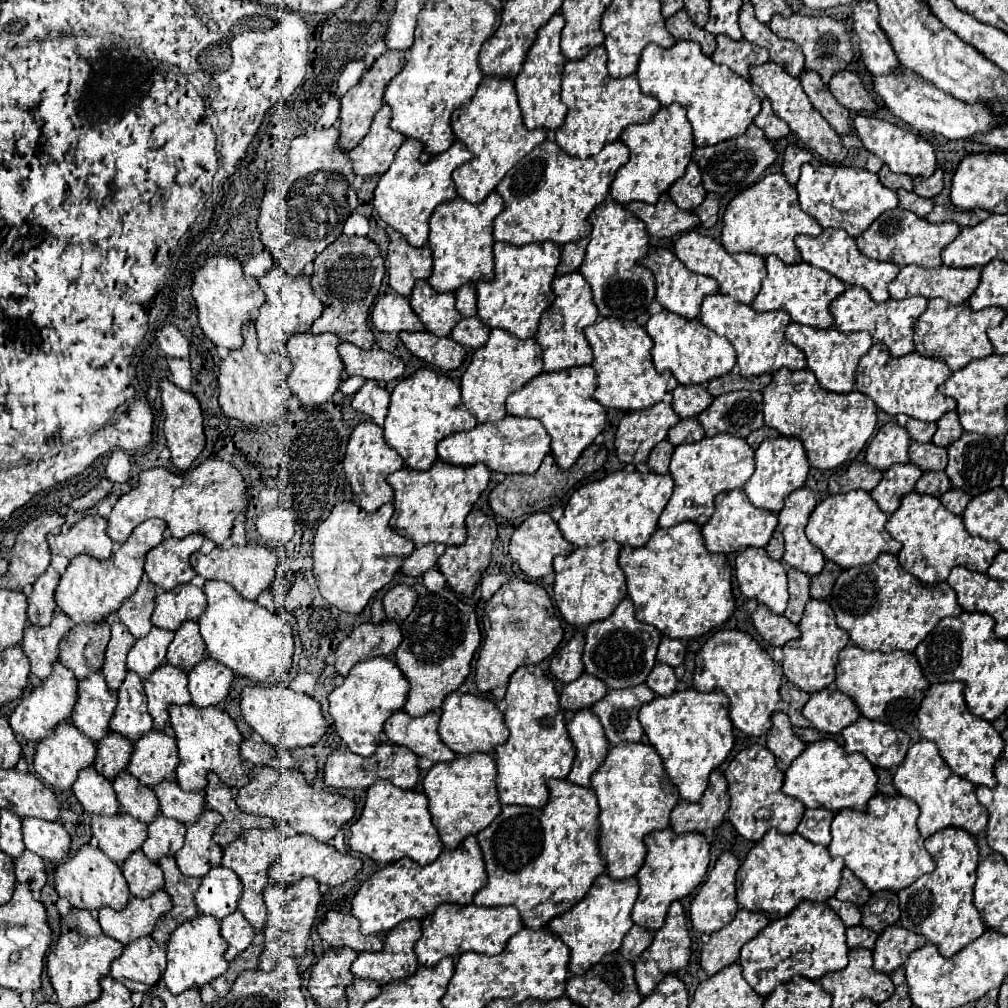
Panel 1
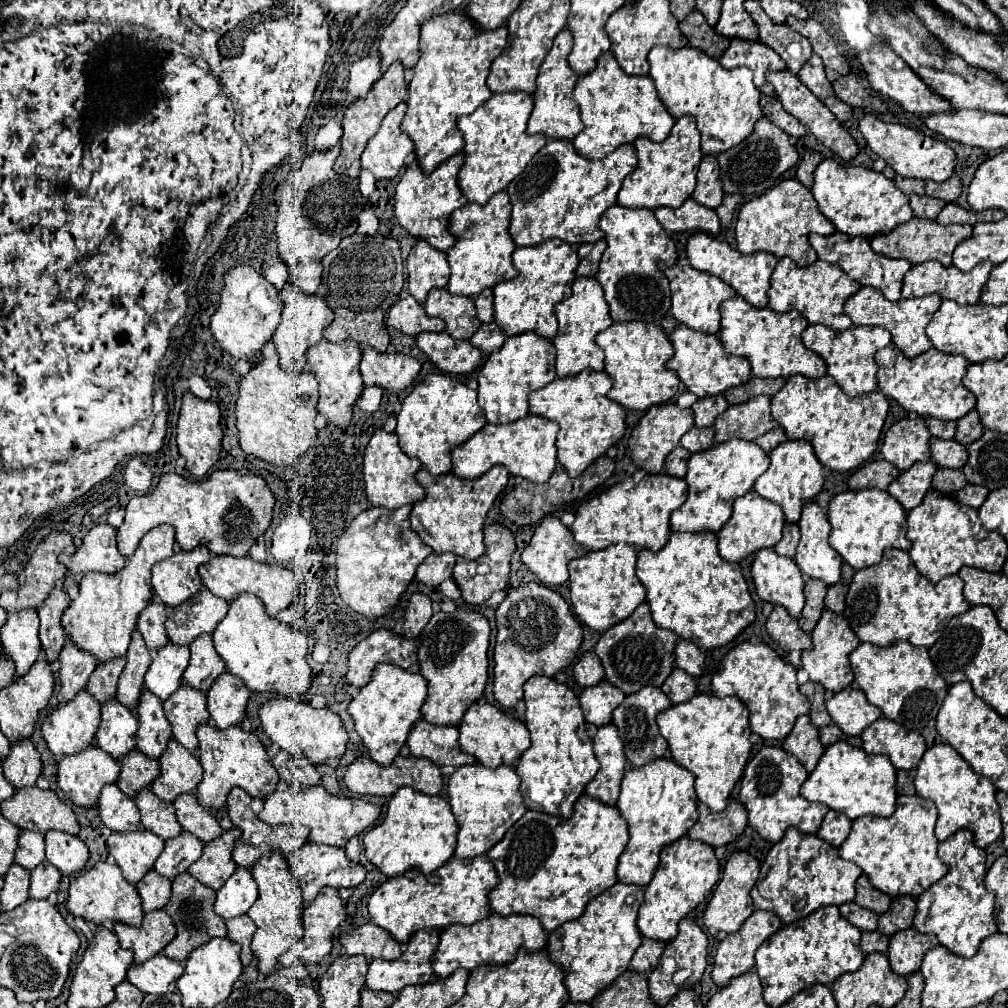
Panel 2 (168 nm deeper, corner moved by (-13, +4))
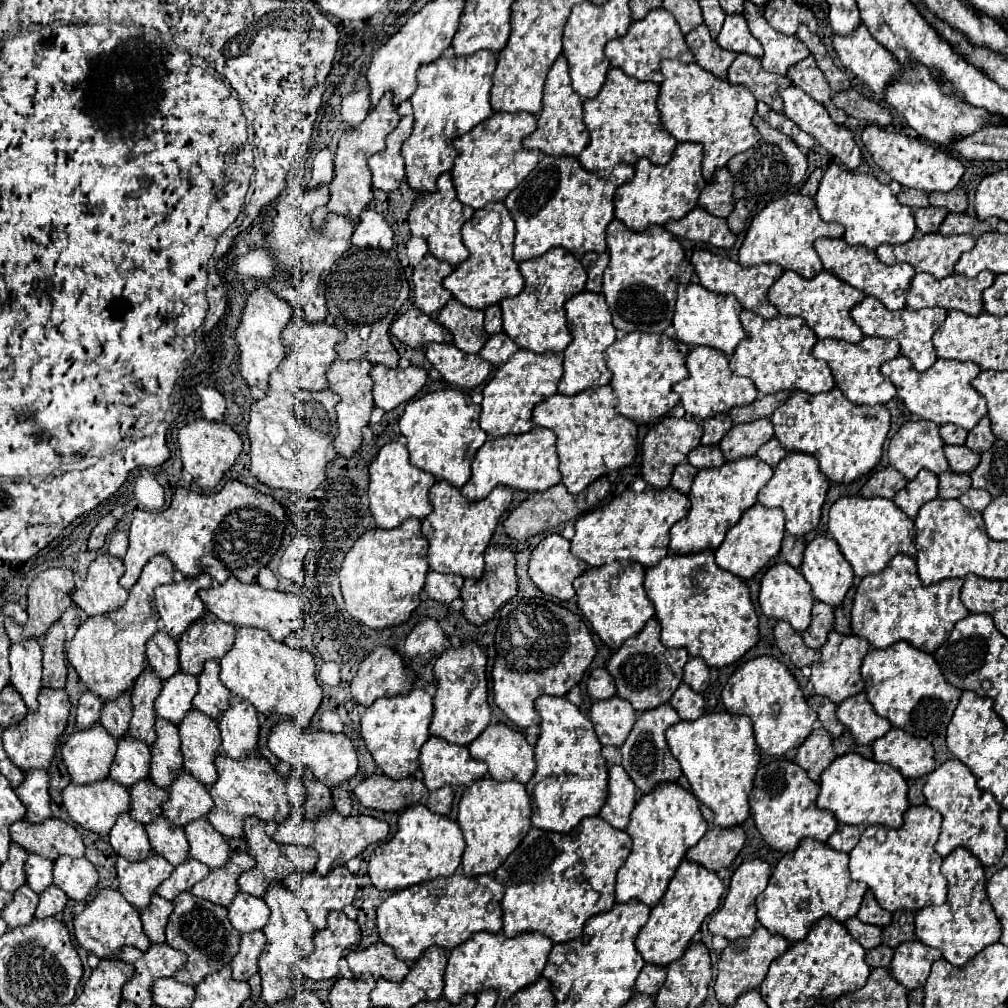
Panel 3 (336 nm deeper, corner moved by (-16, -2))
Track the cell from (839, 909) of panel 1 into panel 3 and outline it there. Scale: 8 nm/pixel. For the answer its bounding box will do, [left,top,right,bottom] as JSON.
[844,918,882,948]

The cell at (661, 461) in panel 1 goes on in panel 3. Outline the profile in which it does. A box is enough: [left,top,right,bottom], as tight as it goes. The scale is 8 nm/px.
[670,464,698,494]

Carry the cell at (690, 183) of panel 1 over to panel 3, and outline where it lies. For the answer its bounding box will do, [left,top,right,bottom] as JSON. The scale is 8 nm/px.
[698,168,734,216]

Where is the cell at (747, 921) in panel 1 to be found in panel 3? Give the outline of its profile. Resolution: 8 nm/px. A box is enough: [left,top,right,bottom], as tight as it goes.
[714,926,790,1006]

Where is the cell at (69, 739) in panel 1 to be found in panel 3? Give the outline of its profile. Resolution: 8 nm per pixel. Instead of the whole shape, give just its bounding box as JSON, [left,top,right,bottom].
[62,778,130,834]

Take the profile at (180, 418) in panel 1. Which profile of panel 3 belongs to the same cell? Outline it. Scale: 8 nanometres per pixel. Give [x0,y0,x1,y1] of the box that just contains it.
[178,418,242,492]

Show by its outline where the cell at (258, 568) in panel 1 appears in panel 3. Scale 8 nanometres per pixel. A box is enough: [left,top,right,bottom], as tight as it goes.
[200,578,302,642]

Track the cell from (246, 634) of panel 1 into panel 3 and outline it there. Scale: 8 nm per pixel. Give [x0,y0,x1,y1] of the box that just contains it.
[220,628,322,730]

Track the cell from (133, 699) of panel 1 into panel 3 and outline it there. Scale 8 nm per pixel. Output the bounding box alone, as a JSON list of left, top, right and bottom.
[150,718,182,788]

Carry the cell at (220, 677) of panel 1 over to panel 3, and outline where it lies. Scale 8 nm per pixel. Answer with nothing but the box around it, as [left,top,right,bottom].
[218,702,260,760]

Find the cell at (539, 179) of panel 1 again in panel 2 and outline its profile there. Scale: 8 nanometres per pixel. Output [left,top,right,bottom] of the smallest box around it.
[507,140,637,246]

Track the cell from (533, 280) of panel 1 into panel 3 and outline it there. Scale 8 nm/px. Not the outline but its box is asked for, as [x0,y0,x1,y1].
[500,248,586,354]

